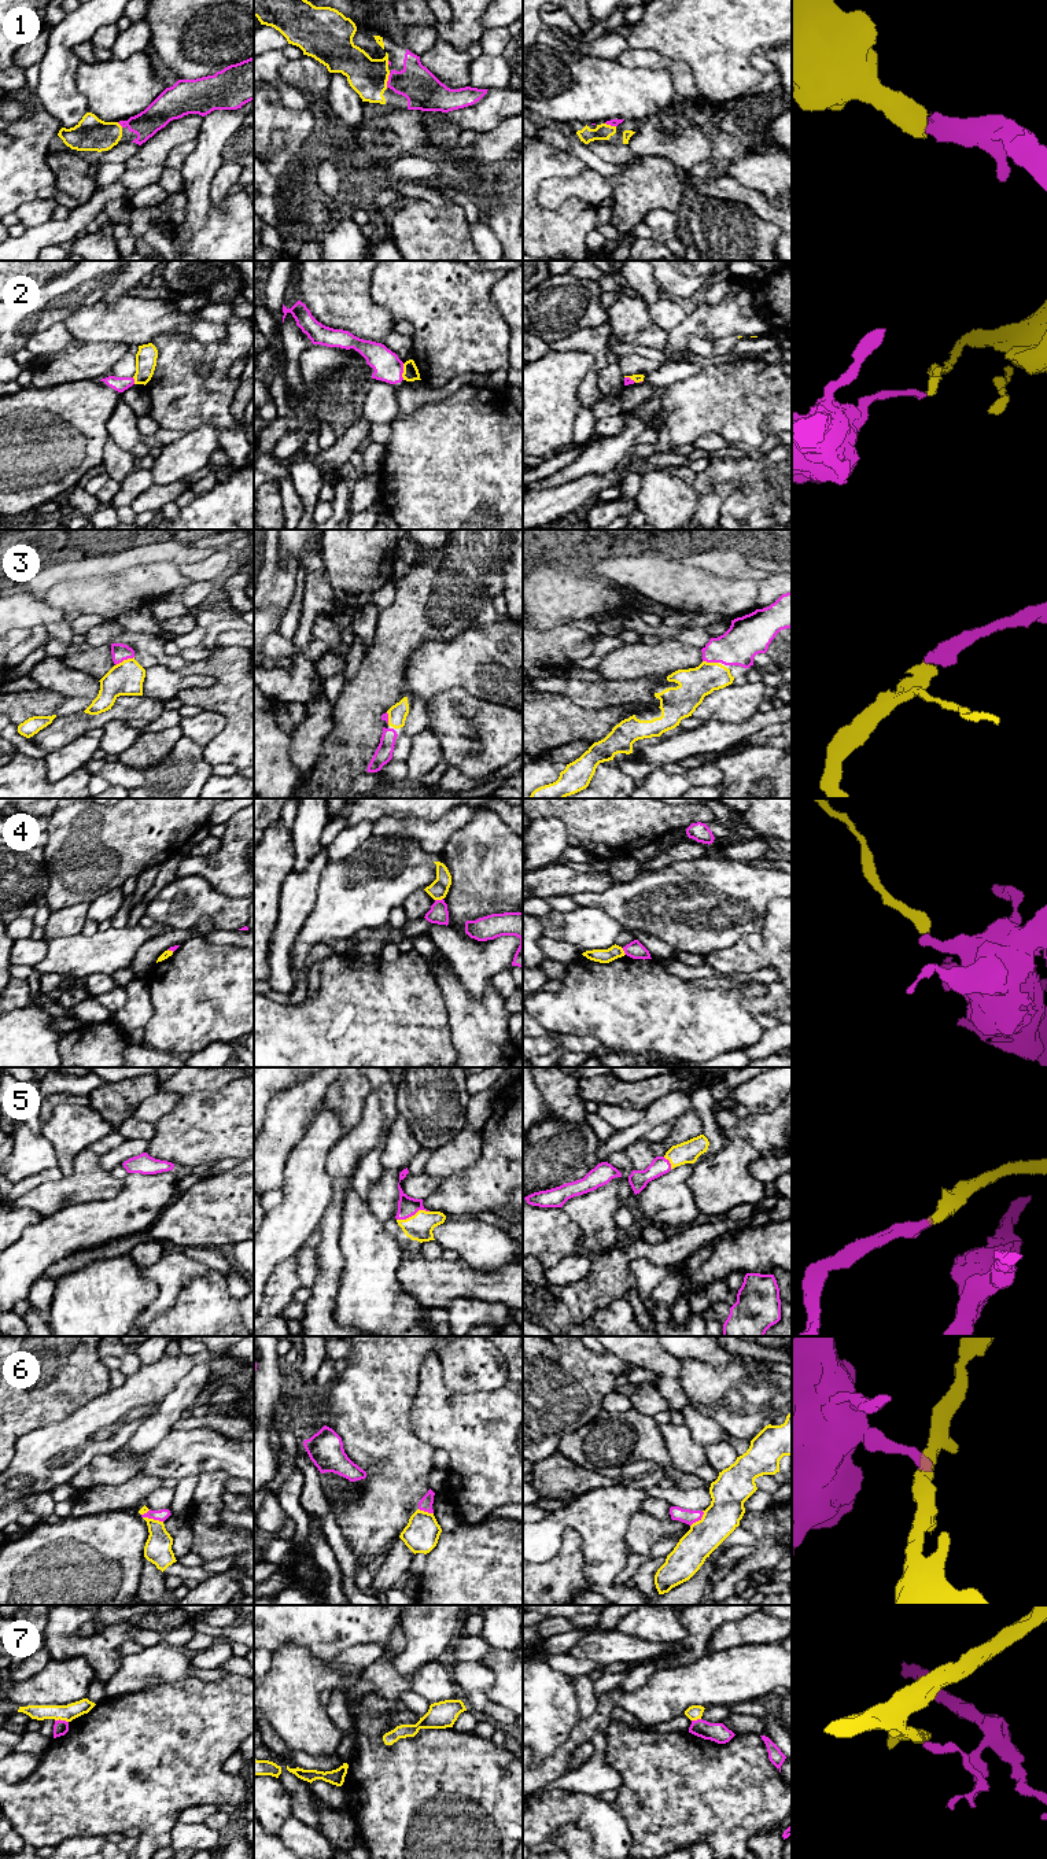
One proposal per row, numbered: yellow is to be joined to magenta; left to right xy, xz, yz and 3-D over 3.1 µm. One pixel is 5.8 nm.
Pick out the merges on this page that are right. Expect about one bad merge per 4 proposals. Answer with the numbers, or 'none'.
1, 3, 5

